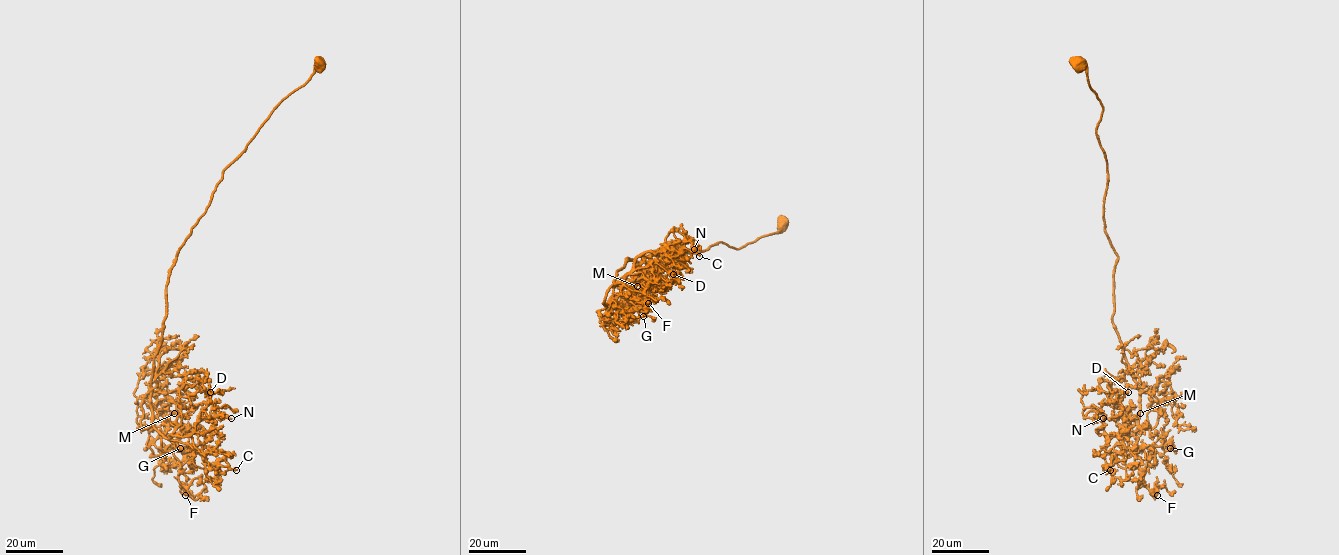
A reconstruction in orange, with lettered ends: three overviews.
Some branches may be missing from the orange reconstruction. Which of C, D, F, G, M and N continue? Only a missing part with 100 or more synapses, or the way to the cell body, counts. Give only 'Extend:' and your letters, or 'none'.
Extend: M

